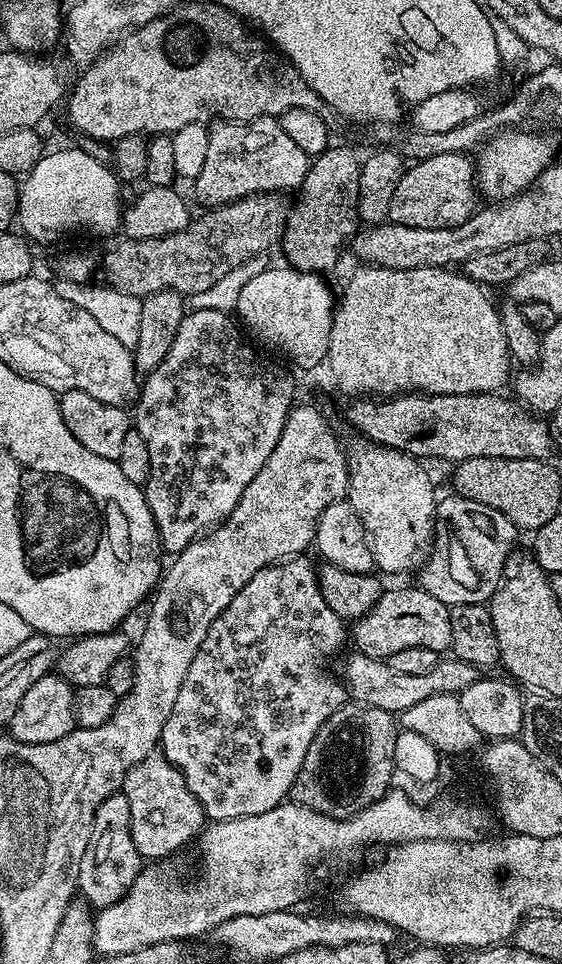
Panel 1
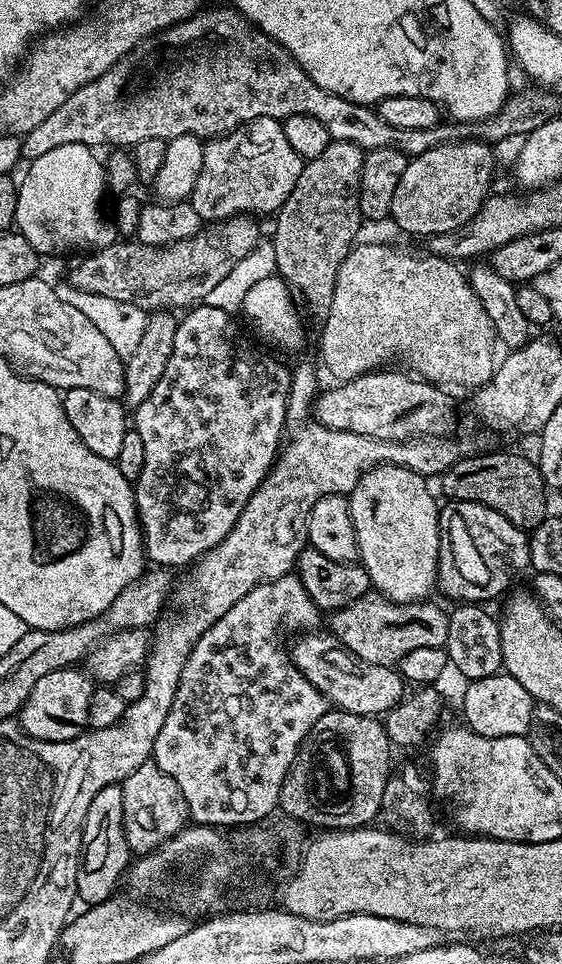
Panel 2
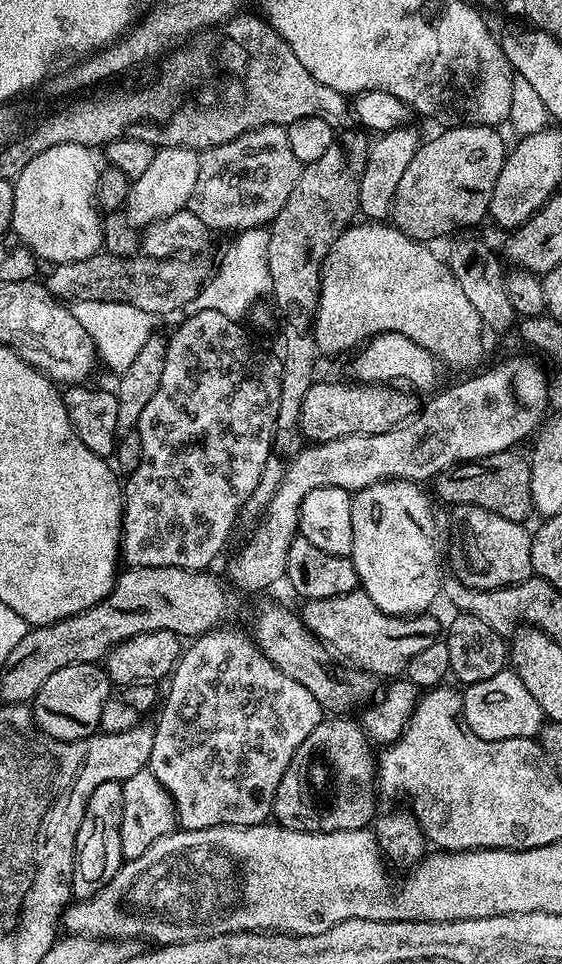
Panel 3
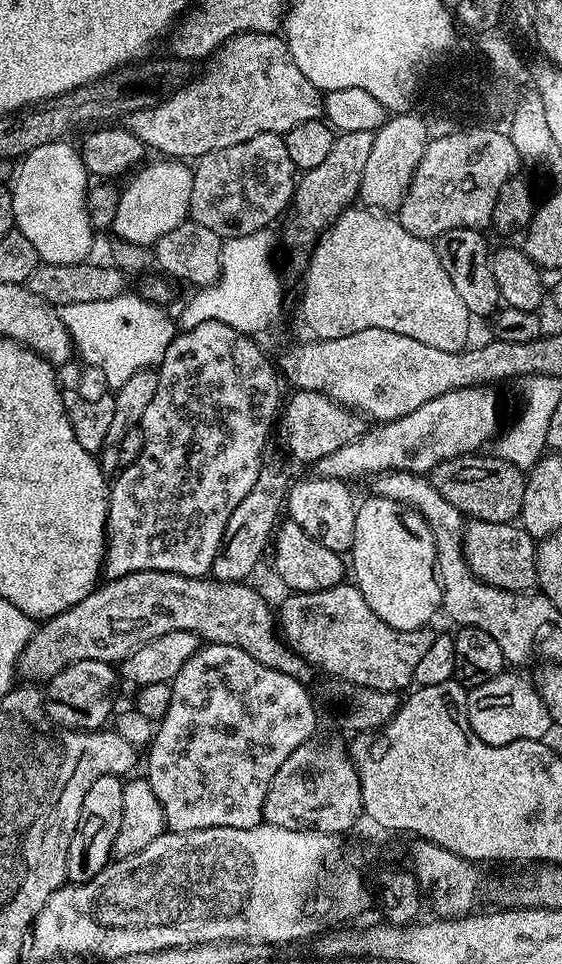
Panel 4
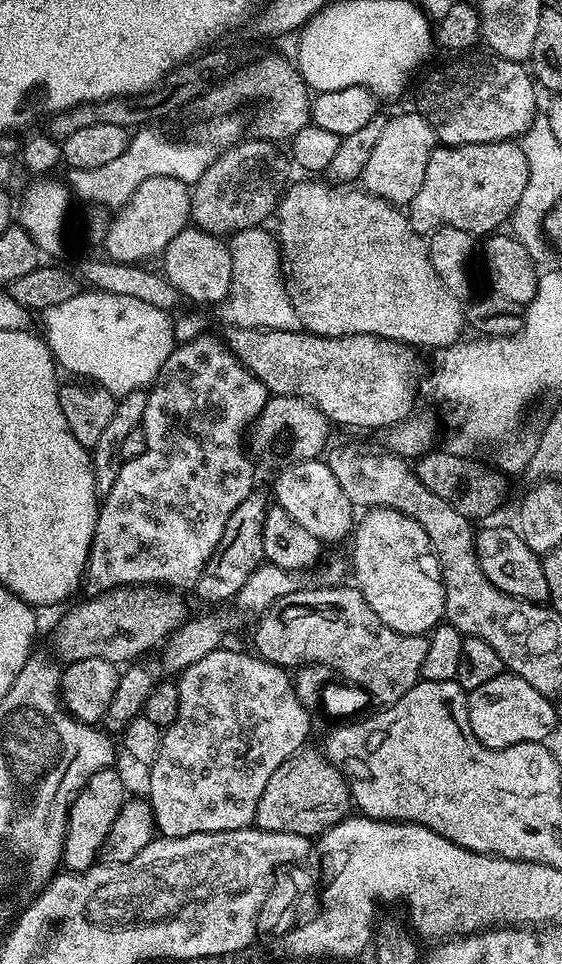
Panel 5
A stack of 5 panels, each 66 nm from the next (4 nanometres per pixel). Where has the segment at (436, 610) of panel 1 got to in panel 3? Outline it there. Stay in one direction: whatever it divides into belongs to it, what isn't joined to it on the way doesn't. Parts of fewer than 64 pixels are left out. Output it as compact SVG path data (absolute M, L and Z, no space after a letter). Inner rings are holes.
M363 590L334 598L305 600L302 607L304 626L317 641L321 645L329 644L342 659L352 663L349 665L353 669L369 672L373 678L396 678L407 673L410 658L422 654L422 650L426 650L442 632L442 624L432 614L391 616L378 610Z

